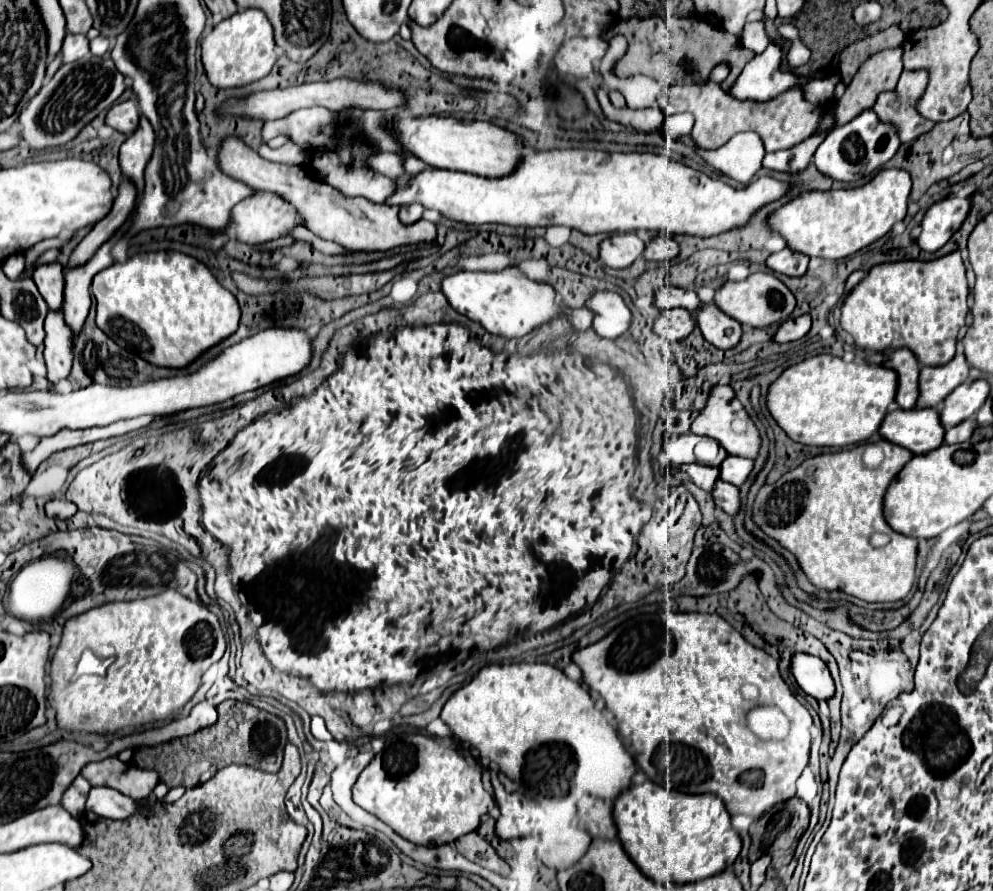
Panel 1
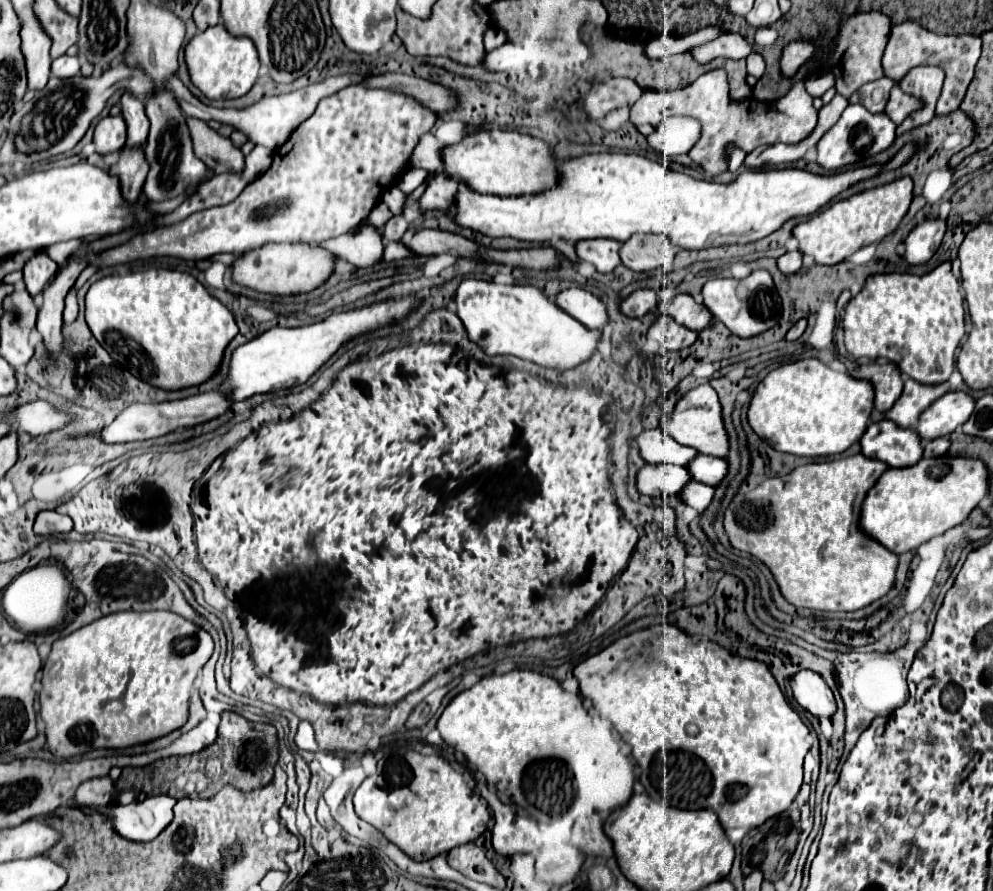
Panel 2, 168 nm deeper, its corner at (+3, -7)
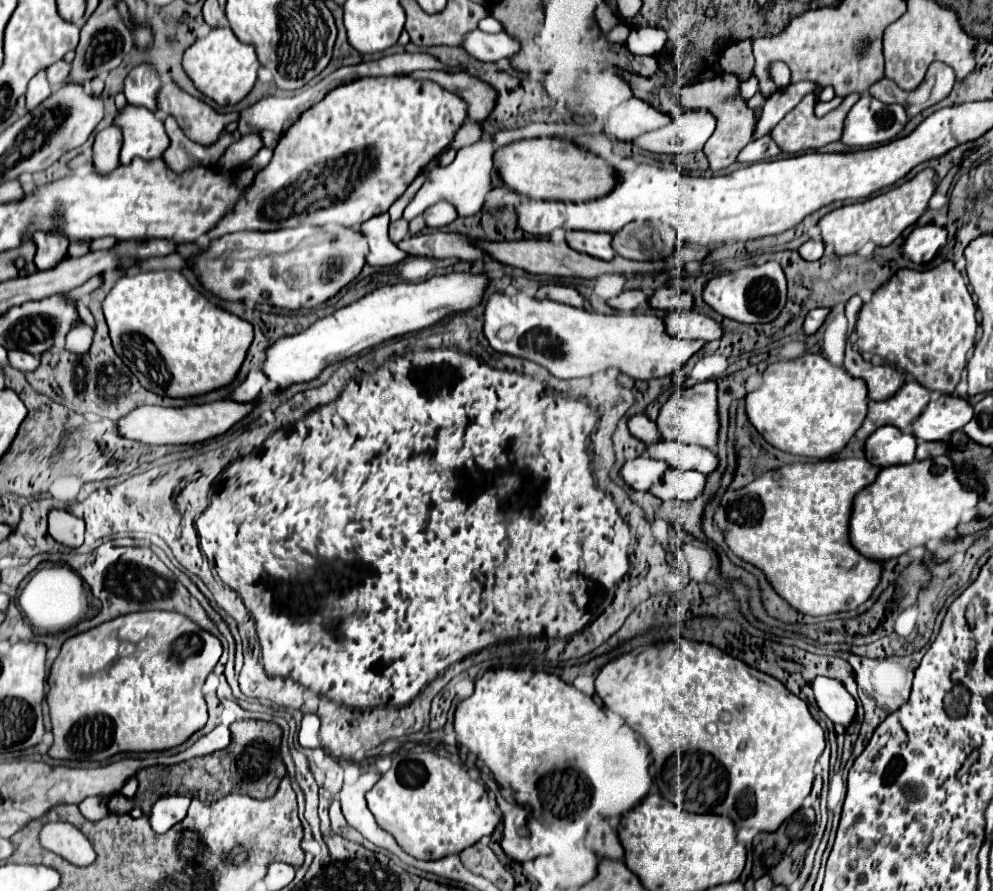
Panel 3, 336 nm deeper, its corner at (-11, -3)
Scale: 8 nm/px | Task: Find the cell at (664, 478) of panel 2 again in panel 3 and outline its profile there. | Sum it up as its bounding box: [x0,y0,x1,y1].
[620,457,668,491]

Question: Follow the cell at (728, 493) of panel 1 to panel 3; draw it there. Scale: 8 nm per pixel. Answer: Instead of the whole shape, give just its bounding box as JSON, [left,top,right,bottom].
[648,469,706,501]

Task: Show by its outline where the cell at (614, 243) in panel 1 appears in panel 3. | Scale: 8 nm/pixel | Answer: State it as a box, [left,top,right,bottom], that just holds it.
[566,231,616,259]

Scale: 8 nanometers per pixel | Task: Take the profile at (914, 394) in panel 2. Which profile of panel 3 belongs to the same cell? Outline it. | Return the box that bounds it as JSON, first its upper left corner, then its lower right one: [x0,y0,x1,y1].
[854,377,930,441]

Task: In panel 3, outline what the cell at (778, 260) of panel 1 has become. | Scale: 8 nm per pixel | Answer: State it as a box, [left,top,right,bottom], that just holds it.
[800,239,824,261]

